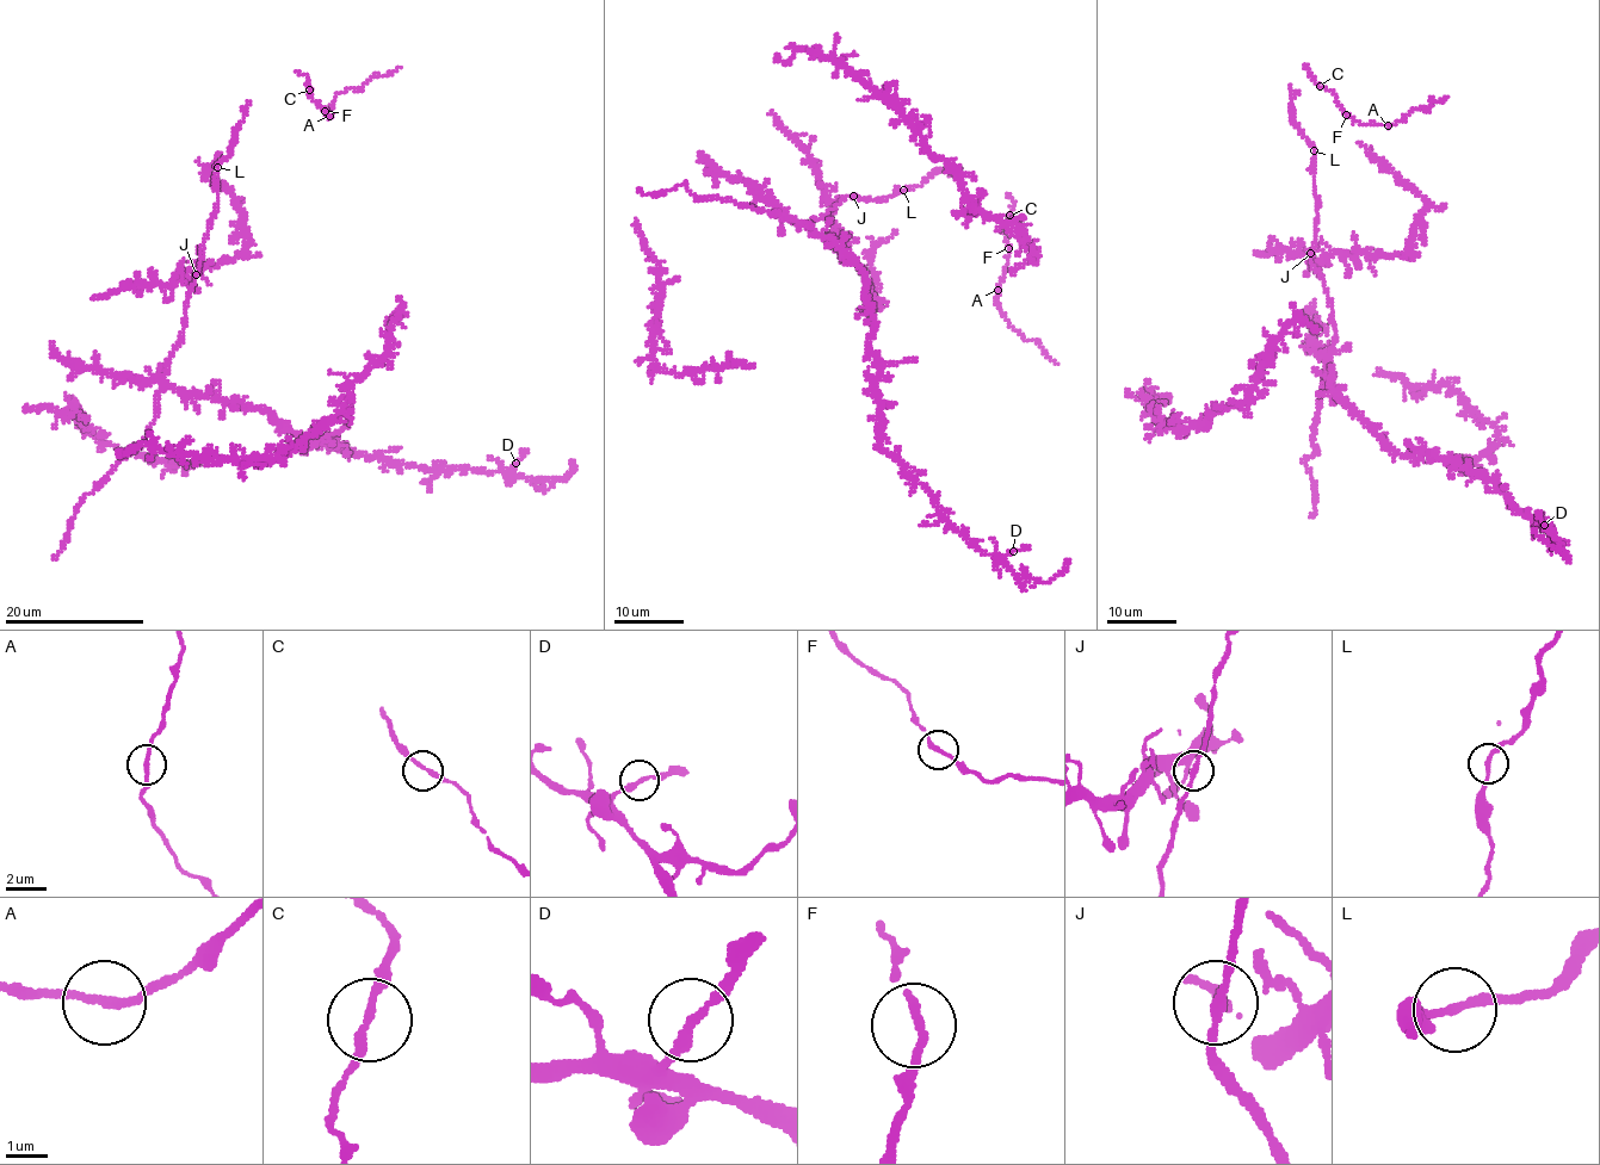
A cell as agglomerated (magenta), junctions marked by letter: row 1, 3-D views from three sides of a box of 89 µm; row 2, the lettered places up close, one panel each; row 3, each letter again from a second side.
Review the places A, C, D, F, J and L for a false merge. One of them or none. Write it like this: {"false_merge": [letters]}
{"false_merge": ["A"]}

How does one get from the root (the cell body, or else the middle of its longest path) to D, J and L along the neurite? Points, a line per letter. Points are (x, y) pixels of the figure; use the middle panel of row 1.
D: (791, 220), (833, 239), (863, 278), (883, 448), (978, 550), (1000, 557), (1013, 551)
J: (791, 220), (820, 218), (853, 196)
L: (791, 220), (820, 218), (850, 194), (875, 199), (891, 197), (903, 190)

